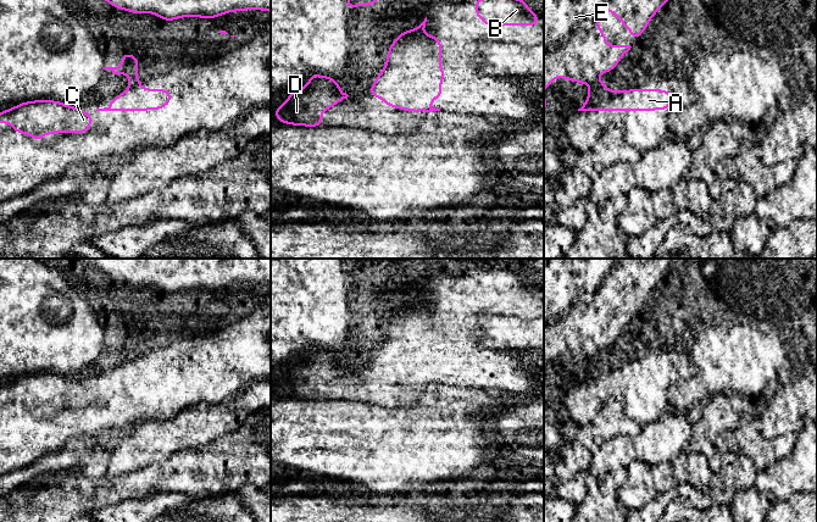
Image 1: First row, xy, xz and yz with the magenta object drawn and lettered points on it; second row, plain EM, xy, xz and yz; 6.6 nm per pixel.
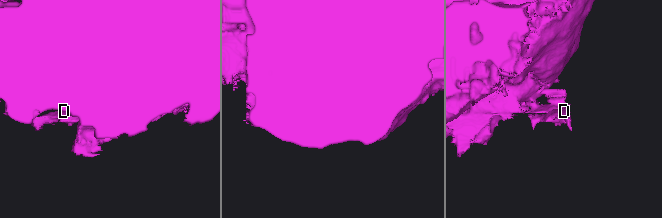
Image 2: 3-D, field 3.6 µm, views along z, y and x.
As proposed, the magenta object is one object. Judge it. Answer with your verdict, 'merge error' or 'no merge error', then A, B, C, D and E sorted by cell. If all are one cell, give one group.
no merge error; groups A B C D E

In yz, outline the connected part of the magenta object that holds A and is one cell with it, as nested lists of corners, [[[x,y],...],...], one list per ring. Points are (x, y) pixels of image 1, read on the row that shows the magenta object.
[[[544,0],[544,90],[552,84],[554,77],[585,83],[593,88],[584,94],[589,100],[578,111],[669,111],[672,90],[629,89],[610,91],[599,80],[599,73],[611,72],[630,45],[606,45],[606,35],[598,24],[599,13],[606,7],[622,21],[635,40],[643,34],[649,21],[668,0]]]

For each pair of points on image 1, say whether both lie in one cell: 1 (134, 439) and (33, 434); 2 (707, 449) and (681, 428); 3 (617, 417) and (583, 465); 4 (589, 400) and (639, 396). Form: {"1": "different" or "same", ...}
{"1": "different", "2": "different", "3": "same", "4": "same"}

